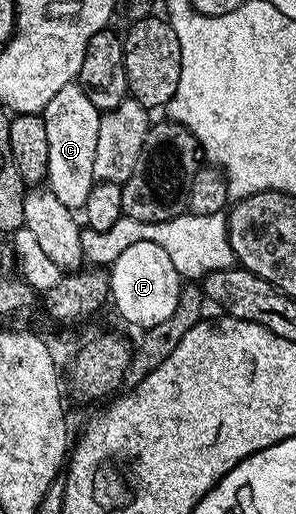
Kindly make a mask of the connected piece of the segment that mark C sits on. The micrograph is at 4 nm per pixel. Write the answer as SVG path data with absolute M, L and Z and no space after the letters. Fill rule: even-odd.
M70 84L59 88L43 112L47 124L47 189L53 193L59 204L68 210L80 211L85 205L91 188L95 185L93 165L95 164L95 139L99 137L99 120L102 111L86 109L85 94L80 85Z

